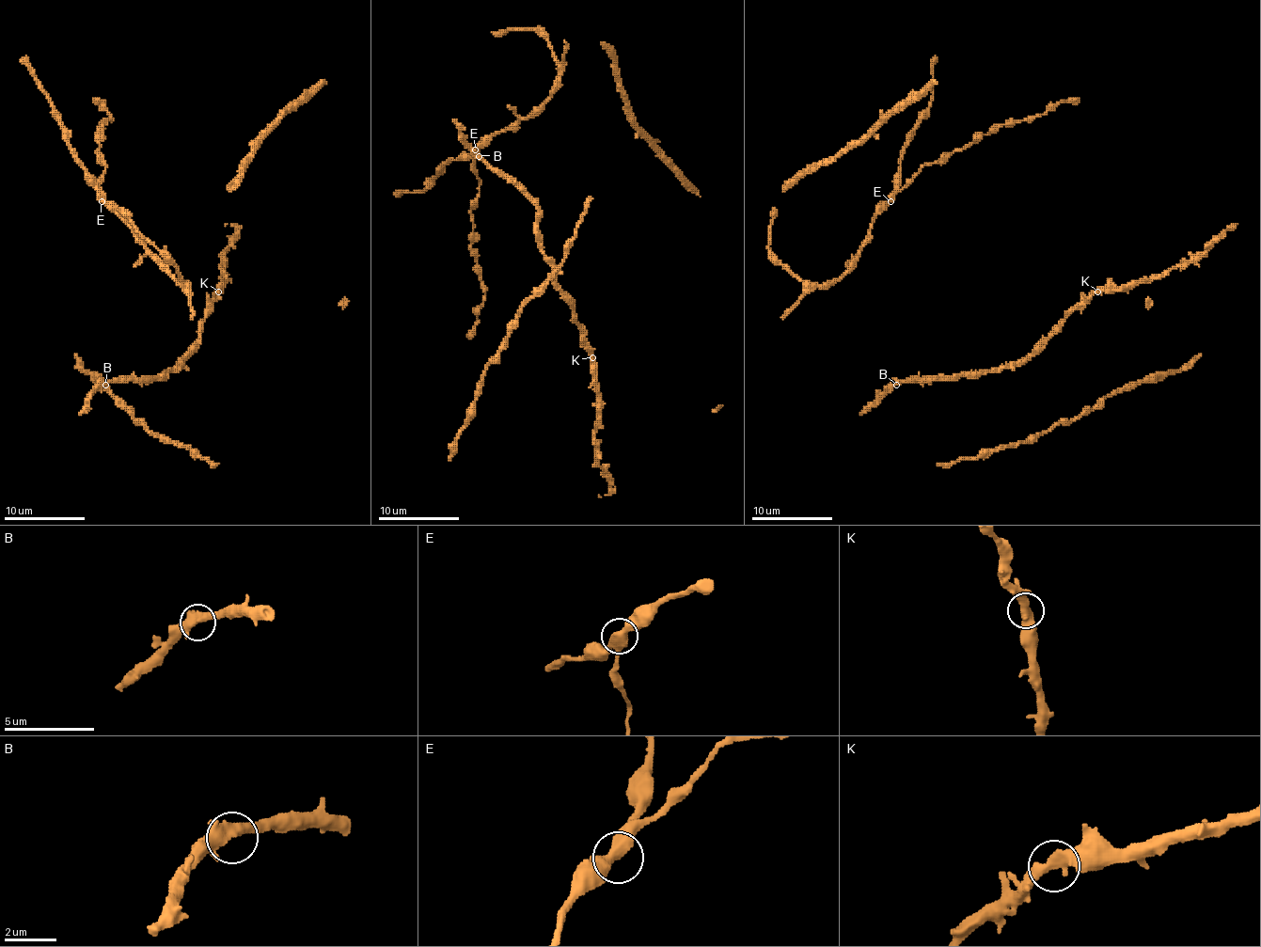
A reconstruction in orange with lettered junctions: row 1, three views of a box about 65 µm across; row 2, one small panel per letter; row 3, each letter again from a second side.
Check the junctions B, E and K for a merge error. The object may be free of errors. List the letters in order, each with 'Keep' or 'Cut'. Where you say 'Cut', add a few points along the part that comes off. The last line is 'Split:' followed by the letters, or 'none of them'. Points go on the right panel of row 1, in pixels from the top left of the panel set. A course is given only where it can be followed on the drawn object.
B: Keep
E: Keep
K: Keep
Split: none of them

